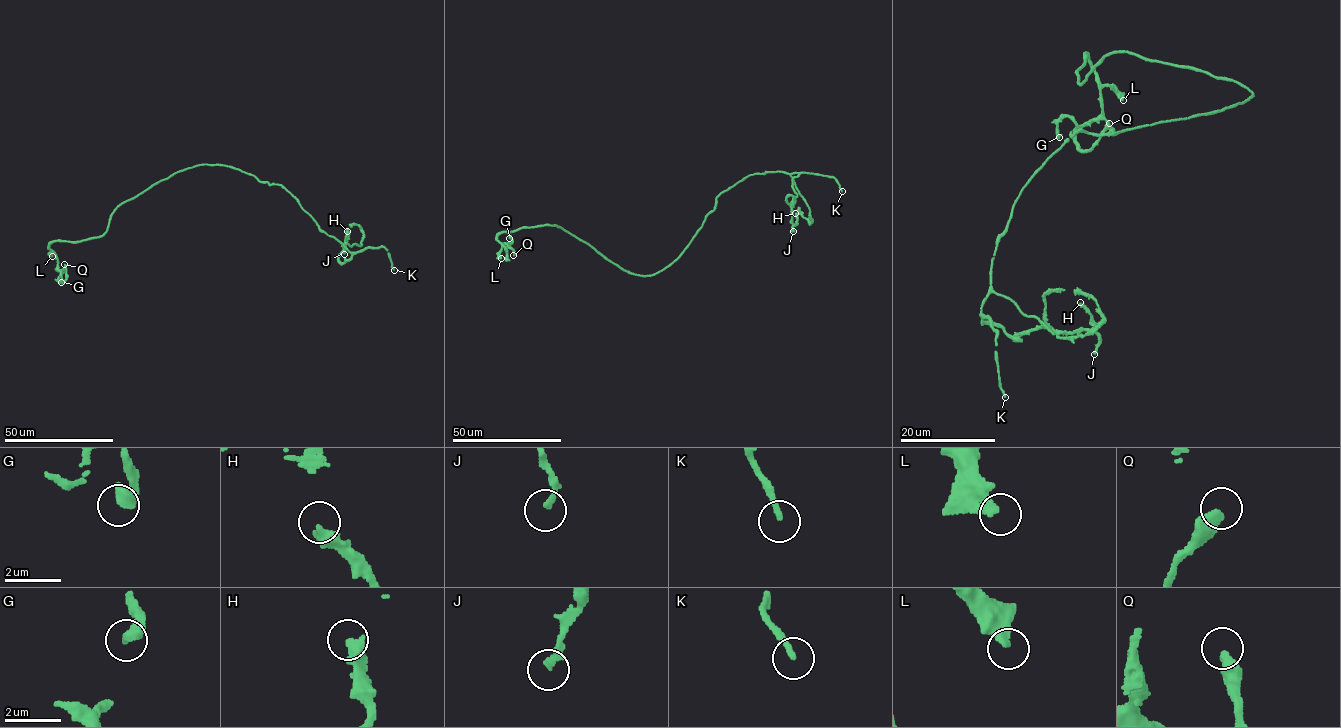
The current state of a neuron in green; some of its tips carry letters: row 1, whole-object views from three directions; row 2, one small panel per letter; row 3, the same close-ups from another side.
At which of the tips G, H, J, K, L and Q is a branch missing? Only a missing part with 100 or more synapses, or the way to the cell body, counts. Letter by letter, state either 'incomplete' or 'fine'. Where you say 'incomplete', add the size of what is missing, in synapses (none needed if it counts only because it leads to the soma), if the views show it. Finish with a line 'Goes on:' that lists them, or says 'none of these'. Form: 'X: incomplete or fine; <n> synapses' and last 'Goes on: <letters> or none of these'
G: fine
H: fine
J: fine
K: fine
L: fine
Q: fine
Goes on: none of these

